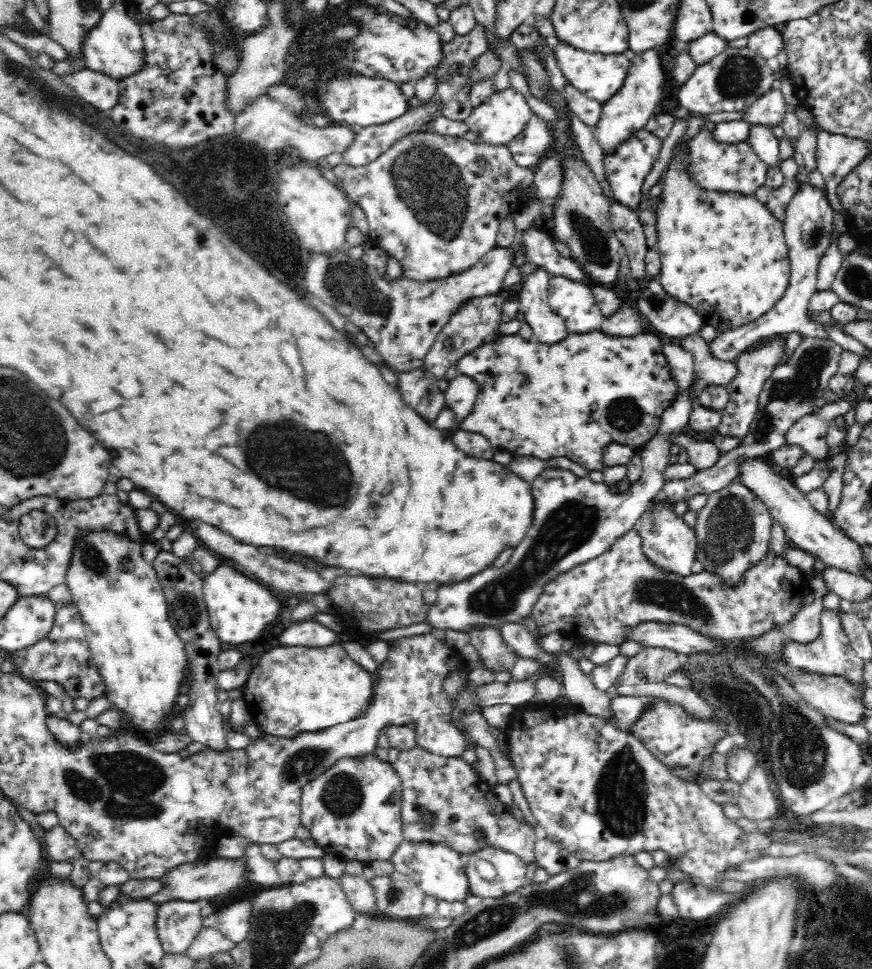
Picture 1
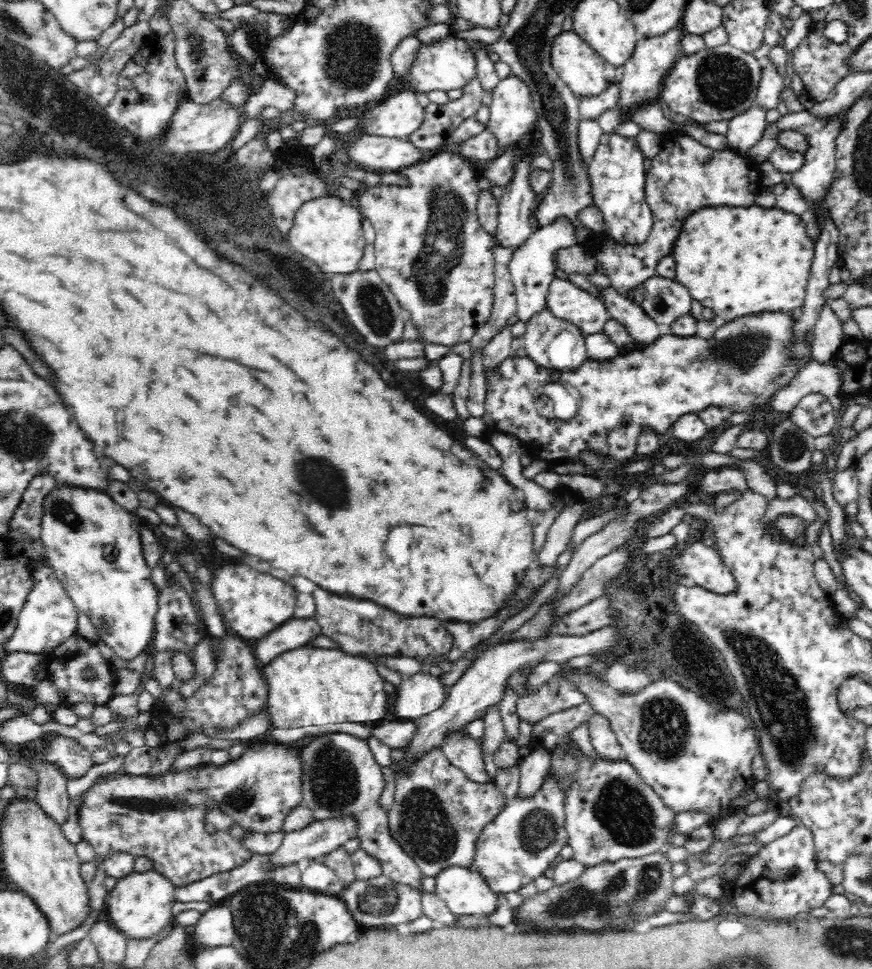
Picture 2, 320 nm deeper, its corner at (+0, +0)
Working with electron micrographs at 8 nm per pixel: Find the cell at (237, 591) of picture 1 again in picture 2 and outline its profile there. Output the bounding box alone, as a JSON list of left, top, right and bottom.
[209,564,296,640]

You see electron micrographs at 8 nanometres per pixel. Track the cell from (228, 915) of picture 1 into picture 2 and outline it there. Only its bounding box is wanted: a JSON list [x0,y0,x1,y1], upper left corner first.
[191,903,236,947]

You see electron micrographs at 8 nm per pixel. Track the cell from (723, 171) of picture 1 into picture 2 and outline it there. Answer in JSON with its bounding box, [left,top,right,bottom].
[597,133,759,295]

